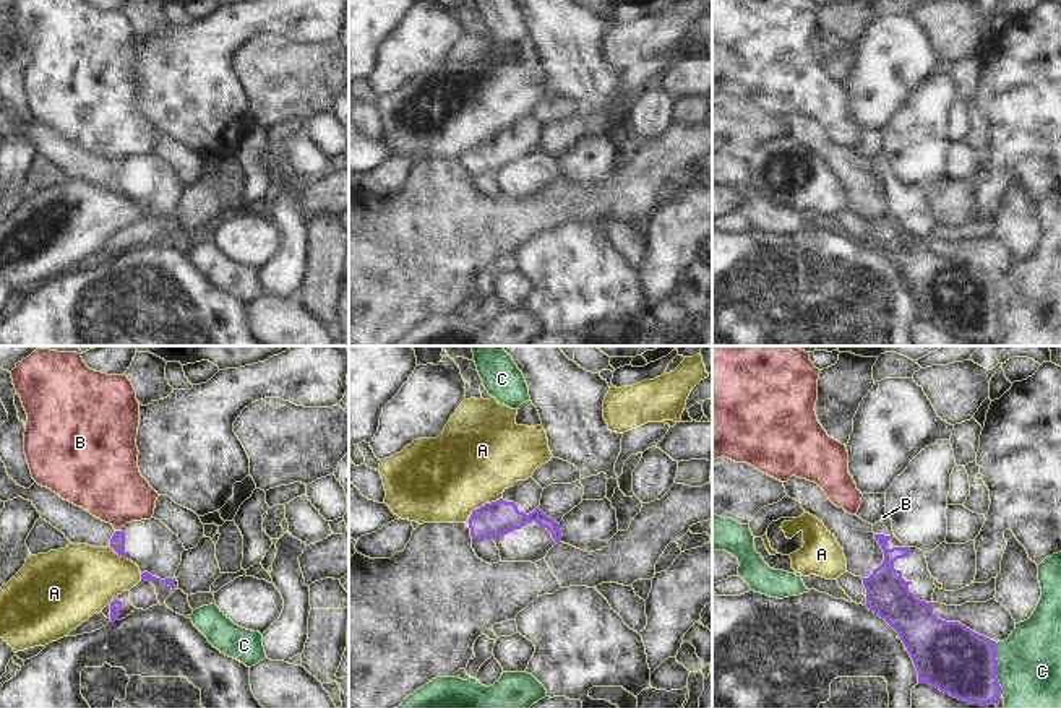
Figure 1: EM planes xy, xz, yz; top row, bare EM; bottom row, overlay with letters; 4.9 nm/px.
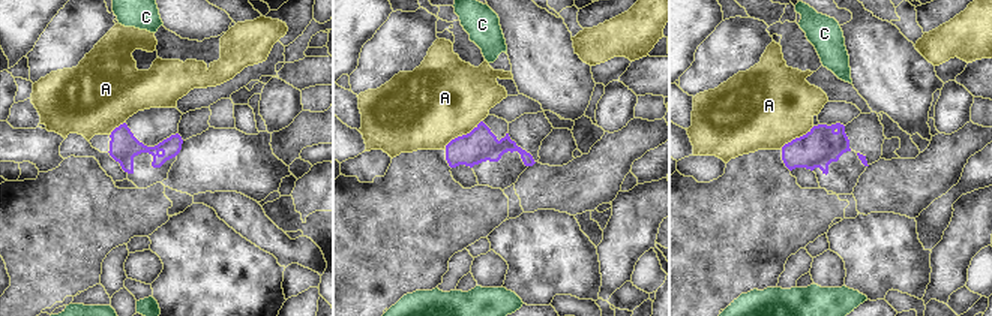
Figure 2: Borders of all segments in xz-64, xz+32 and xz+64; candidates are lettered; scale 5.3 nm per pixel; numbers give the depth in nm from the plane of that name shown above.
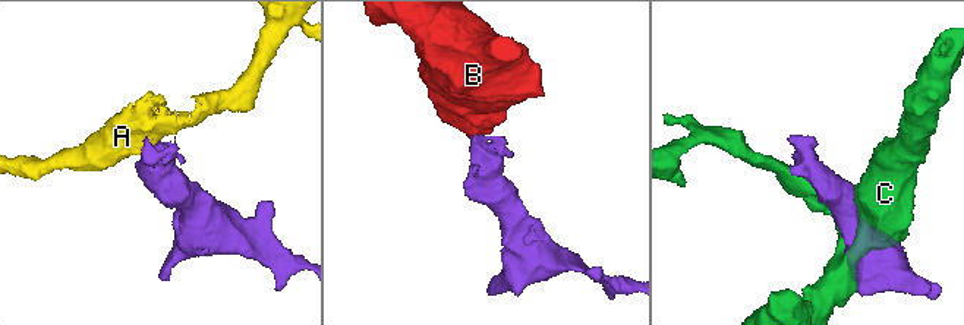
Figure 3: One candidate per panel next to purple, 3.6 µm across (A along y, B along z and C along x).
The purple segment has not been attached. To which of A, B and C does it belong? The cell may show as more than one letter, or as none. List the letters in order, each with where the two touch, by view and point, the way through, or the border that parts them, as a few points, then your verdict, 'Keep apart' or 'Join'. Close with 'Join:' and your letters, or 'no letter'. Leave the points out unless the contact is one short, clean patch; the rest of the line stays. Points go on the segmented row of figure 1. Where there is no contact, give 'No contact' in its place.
A: Touches purple at xz (482, 505). Boundary: xz (500, 497), (477, 507), (466, 522). Keep apart
B: Touches purple at xy (119, 531). Boundary: xy (115, 530), (120, 531). Keep apart
C: Touches purple at yz (998, 666). Keep apart
Join: no letter.

